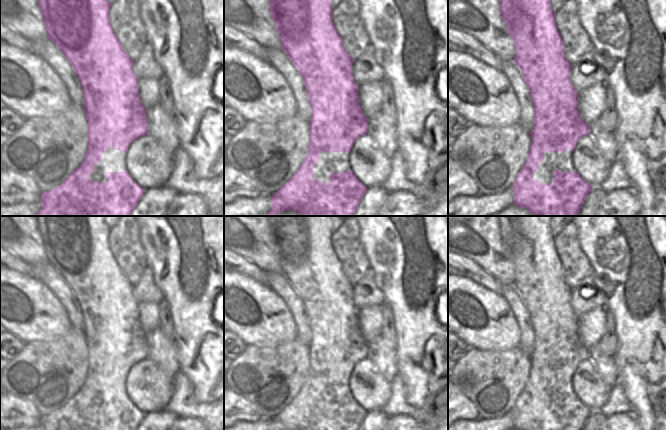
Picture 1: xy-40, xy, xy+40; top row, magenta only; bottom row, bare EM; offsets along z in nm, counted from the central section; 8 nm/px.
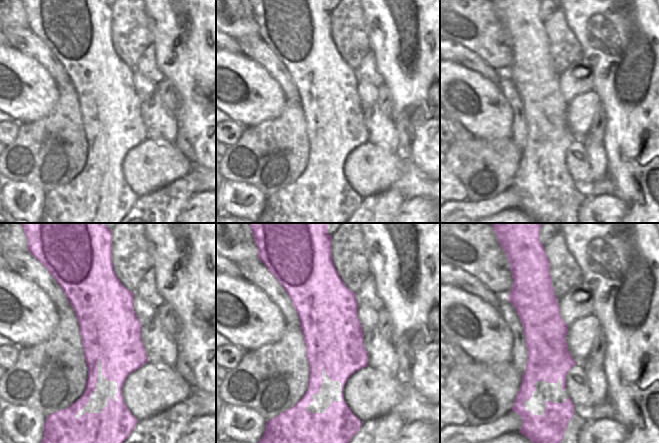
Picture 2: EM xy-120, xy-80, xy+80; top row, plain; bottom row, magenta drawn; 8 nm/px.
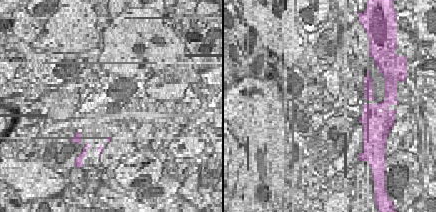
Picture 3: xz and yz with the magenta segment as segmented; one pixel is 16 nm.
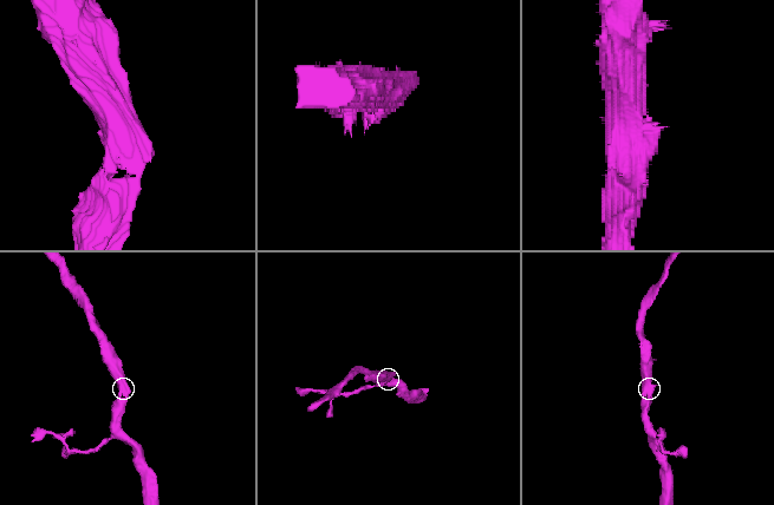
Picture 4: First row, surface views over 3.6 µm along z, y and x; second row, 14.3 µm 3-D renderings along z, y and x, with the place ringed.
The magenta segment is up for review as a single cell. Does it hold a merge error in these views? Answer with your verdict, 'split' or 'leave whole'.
leave whole

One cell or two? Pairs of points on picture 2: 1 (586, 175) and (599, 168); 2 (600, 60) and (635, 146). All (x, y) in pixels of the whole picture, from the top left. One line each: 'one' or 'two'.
1: two
2: one

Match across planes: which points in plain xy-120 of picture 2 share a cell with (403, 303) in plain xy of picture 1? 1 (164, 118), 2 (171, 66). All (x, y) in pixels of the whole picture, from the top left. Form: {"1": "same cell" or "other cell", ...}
{"1": "other cell", "2": "same cell"}

